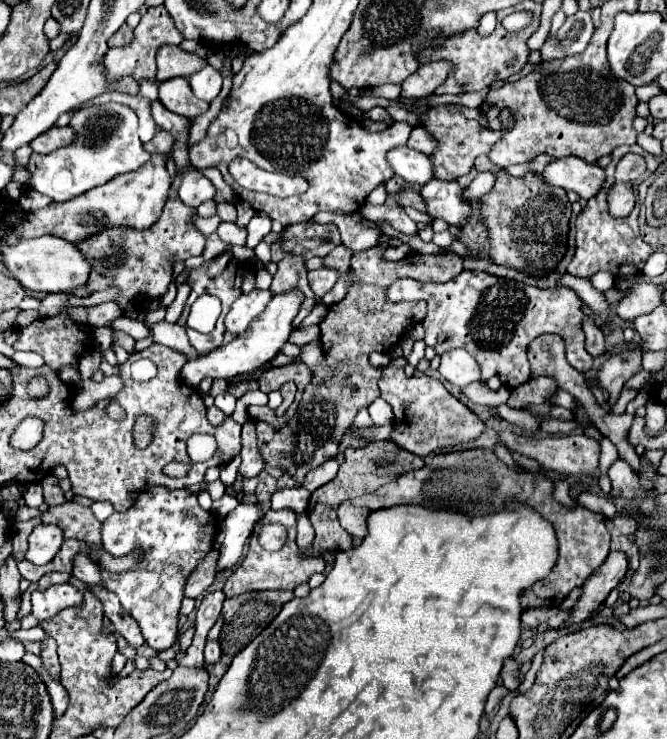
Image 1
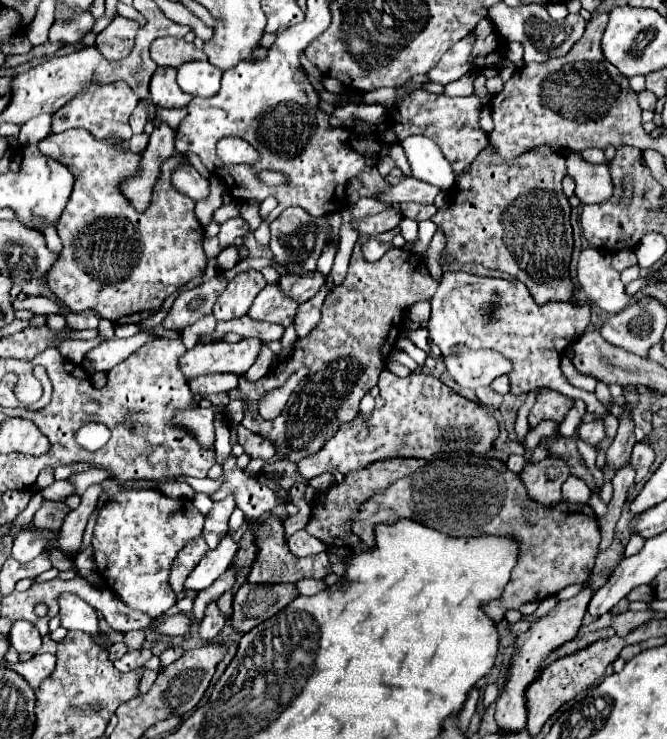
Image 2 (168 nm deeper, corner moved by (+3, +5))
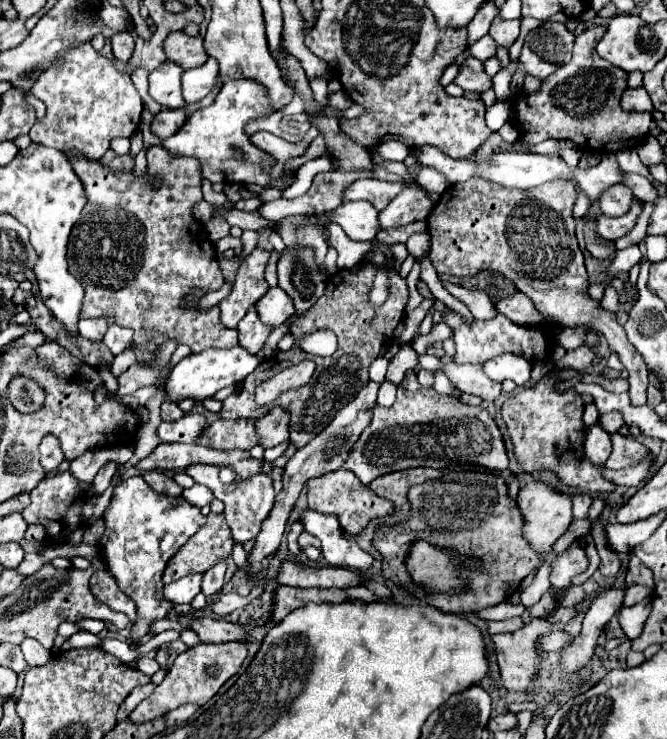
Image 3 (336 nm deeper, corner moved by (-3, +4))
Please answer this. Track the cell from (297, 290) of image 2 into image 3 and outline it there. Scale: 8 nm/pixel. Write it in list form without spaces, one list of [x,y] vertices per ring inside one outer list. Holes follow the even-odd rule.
[[[275,286],[275,288],[269,288],[265,292],[265,296],[257,302],[257,312],[265,324],[279,326],[295,312],[295,308],[293,308],[287,292],[283,292],[279,286]]]

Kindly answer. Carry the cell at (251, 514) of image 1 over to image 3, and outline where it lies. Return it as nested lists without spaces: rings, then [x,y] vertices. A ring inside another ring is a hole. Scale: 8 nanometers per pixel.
[[[191,574],[185,576],[177,582],[171,582],[165,586],[165,598],[175,602],[175,604],[191,604],[191,600],[201,592],[201,582],[203,582],[203,574]]]

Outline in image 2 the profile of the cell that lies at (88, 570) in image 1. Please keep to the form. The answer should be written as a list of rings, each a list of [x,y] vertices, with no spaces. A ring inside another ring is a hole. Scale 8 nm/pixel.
[[[91,485],[83,495],[81,495],[81,505],[71,511],[63,525],[61,525],[61,533],[57,537],[59,547],[63,553],[69,553],[71,557],[77,555],[77,549],[81,547],[81,537],[85,531],[85,525],[89,521],[89,515],[95,511],[97,505],[97,497],[101,495],[101,485]]]

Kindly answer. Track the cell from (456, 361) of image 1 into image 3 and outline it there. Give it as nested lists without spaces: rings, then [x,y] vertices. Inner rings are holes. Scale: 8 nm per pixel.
[[[517,354],[495,356],[483,364],[483,370],[493,382],[503,382],[511,378],[517,386],[527,384],[531,378],[531,364],[527,364],[527,360]]]

